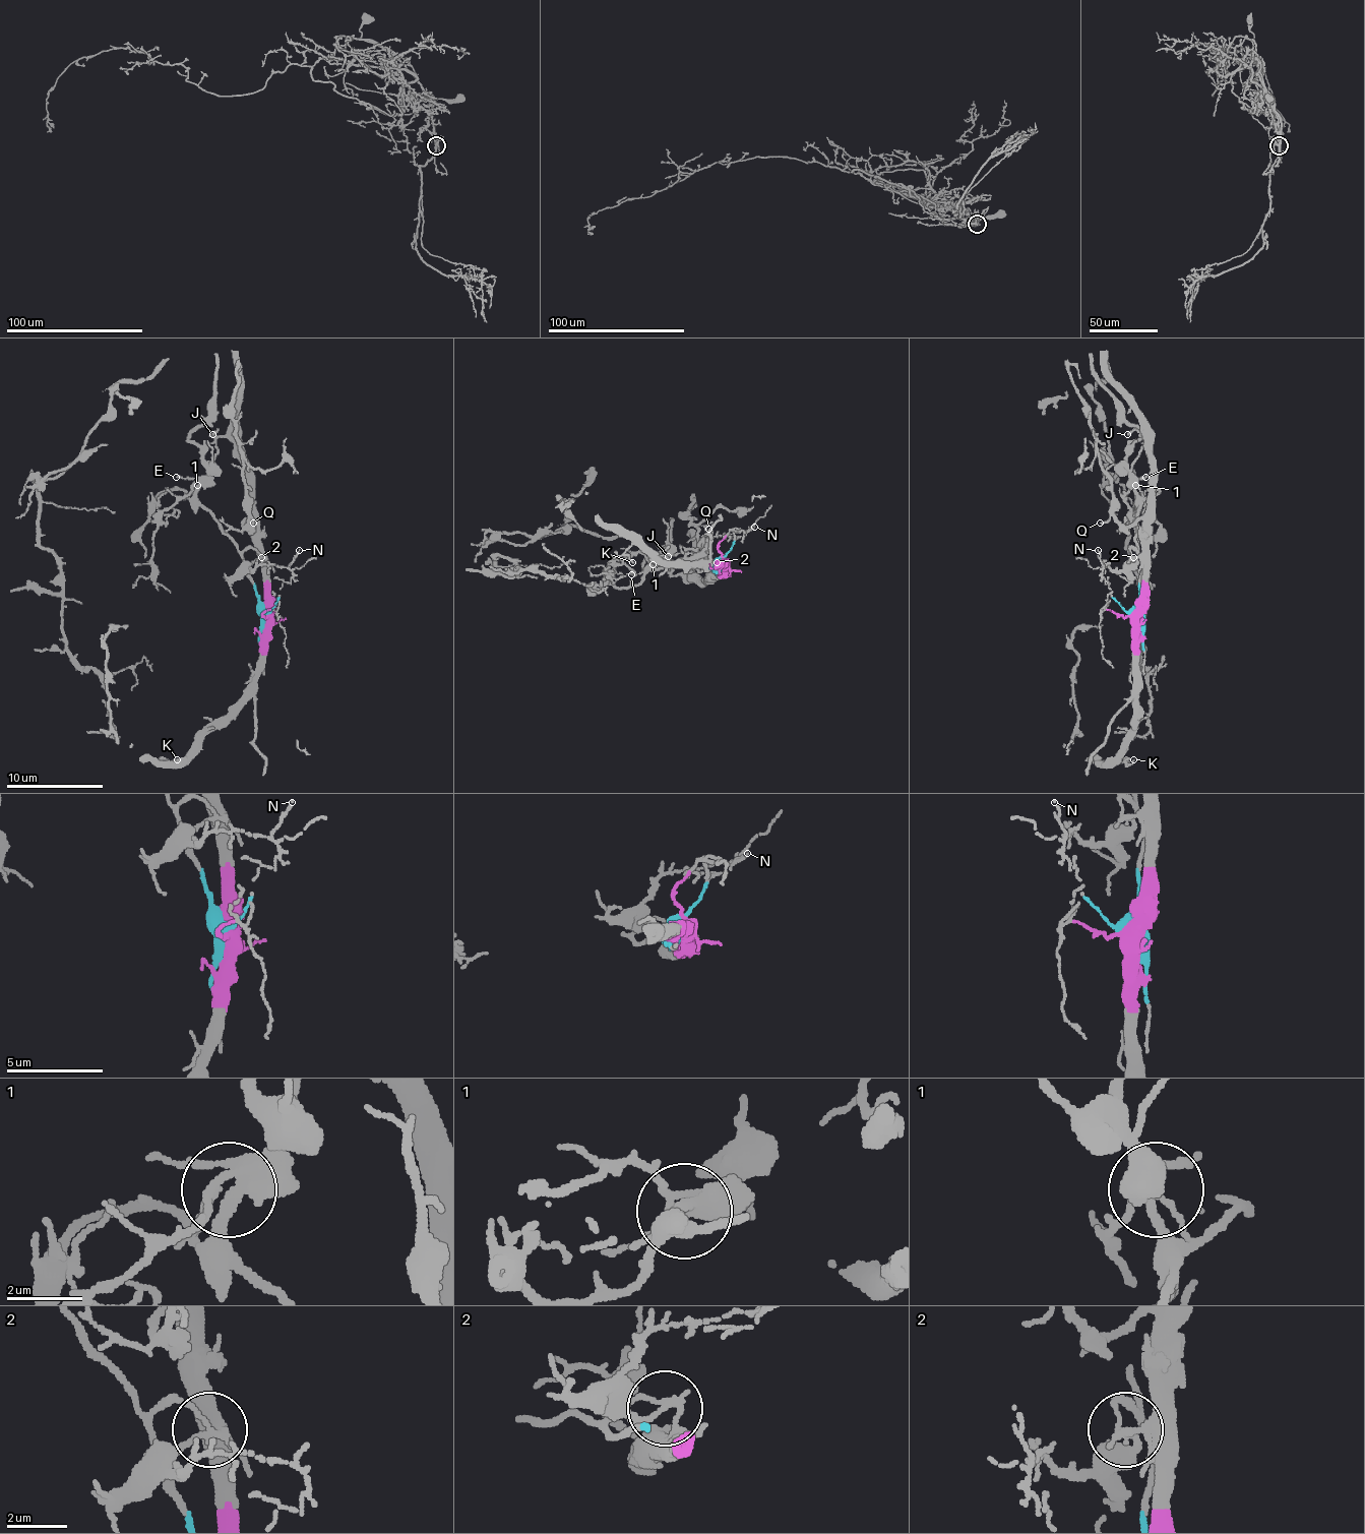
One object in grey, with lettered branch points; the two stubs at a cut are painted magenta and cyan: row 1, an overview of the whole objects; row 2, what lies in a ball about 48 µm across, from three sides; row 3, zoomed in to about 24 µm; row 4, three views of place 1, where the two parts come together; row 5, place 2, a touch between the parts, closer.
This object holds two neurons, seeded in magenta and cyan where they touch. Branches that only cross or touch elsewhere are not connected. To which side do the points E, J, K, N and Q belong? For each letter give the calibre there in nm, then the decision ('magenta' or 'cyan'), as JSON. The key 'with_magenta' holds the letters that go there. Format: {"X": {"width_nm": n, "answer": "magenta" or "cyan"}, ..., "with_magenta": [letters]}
{"E": {"width_nm": 120, "answer": "cyan"}, "J": {"width_nm": 150, "answer": "magenta"}, "K": {"width_nm": 110, "answer": "magenta"}, "N": {"width_nm": 110, "answer": "magenta"}, "Q": {"width_nm": 130, "answer": "magenta"}, "with_magenta": ["J", "K", "N", "Q"]}

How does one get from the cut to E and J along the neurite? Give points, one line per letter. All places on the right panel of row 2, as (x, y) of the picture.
E: (1138, 617), (1138, 578), (1142, 566), (1138, 545), (1135, 482), (1138, 477), (1145, 477)
J: (1138, 617), (1150, 499), (1150, 441), (1133, 429), (1128, 434)

